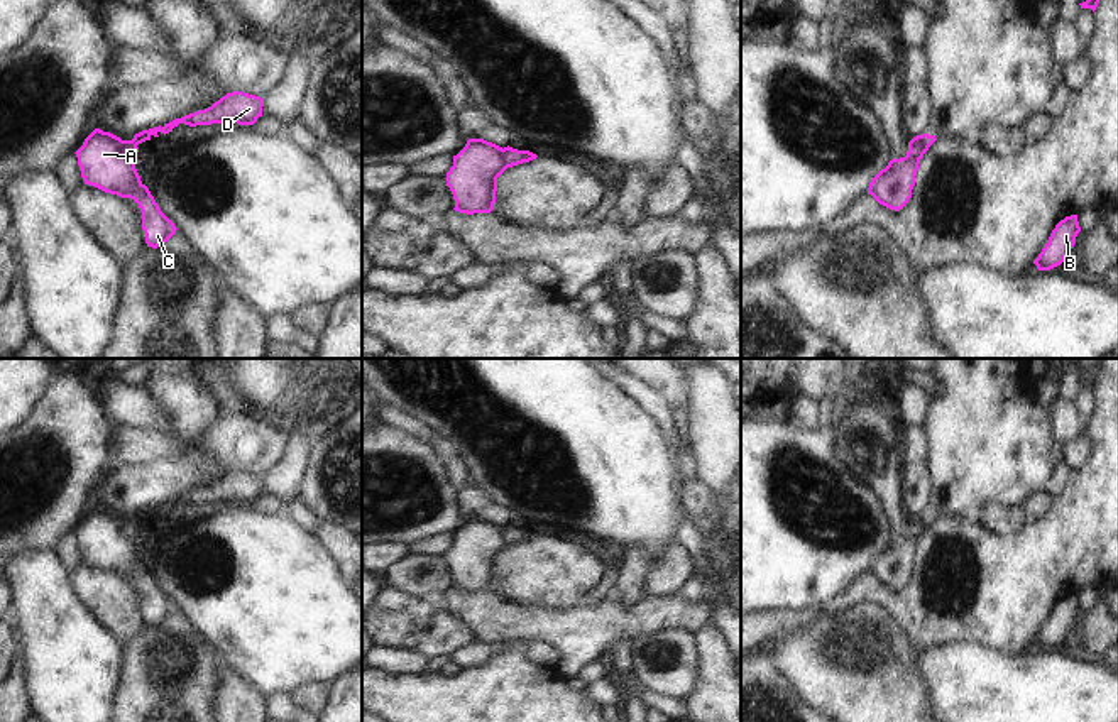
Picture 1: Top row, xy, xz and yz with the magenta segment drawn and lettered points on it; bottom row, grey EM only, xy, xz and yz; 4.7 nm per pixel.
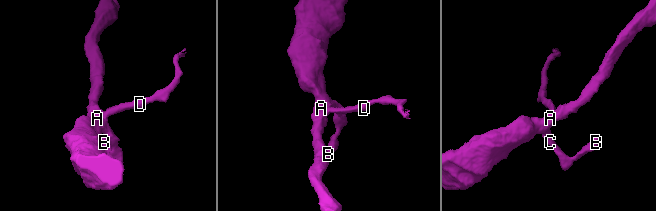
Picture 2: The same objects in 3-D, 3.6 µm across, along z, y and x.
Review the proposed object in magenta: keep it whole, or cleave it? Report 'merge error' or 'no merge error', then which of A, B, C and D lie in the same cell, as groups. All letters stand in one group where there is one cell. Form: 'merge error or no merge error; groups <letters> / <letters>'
merge error; groups A B C / D

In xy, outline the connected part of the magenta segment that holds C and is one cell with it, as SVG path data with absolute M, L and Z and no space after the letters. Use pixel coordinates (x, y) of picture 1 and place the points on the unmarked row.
M95 507L74 531L85 563L105 572L134 578L142 590L142 609L147 626L162 626L176 604L161 590L149 566L140 560L135 541L123 534L125 521Z

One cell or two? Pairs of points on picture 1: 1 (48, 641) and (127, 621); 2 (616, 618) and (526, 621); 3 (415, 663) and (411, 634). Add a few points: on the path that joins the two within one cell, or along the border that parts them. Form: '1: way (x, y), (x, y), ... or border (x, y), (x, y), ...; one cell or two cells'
1: border (82, 596), (92, 611), (124, 643); two cells
2: way (594, 623), (548, 623); one cell
3: border (379, 643), (416, 650), (428, 658); two cells

